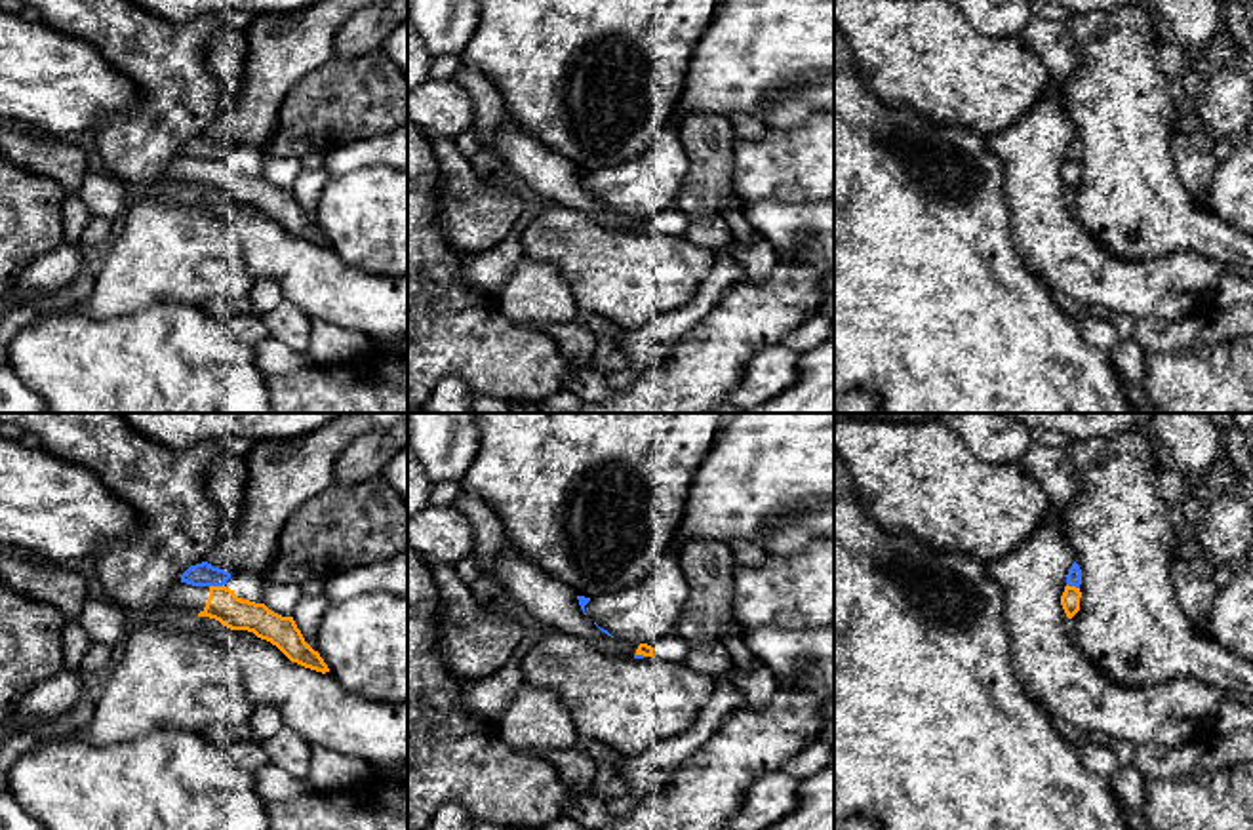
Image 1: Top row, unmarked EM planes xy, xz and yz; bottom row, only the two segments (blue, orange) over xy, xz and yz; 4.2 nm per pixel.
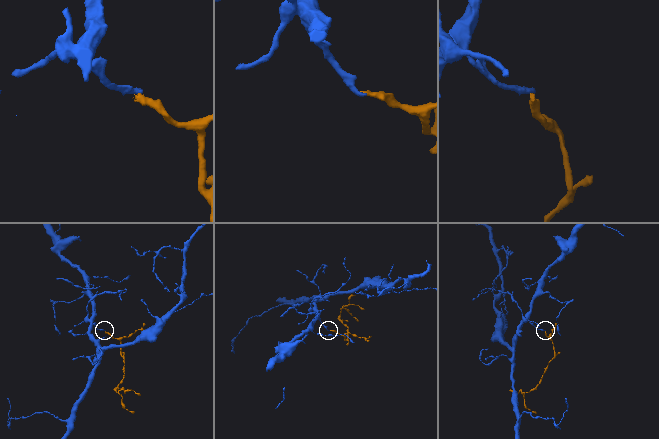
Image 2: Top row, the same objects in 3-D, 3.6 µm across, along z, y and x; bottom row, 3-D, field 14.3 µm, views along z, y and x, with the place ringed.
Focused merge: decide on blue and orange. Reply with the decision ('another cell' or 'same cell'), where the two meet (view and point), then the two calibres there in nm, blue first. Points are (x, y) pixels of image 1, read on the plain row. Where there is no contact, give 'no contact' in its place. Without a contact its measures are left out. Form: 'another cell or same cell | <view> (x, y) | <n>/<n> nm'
another cell | xy (216, 158) | 100/140 nm

